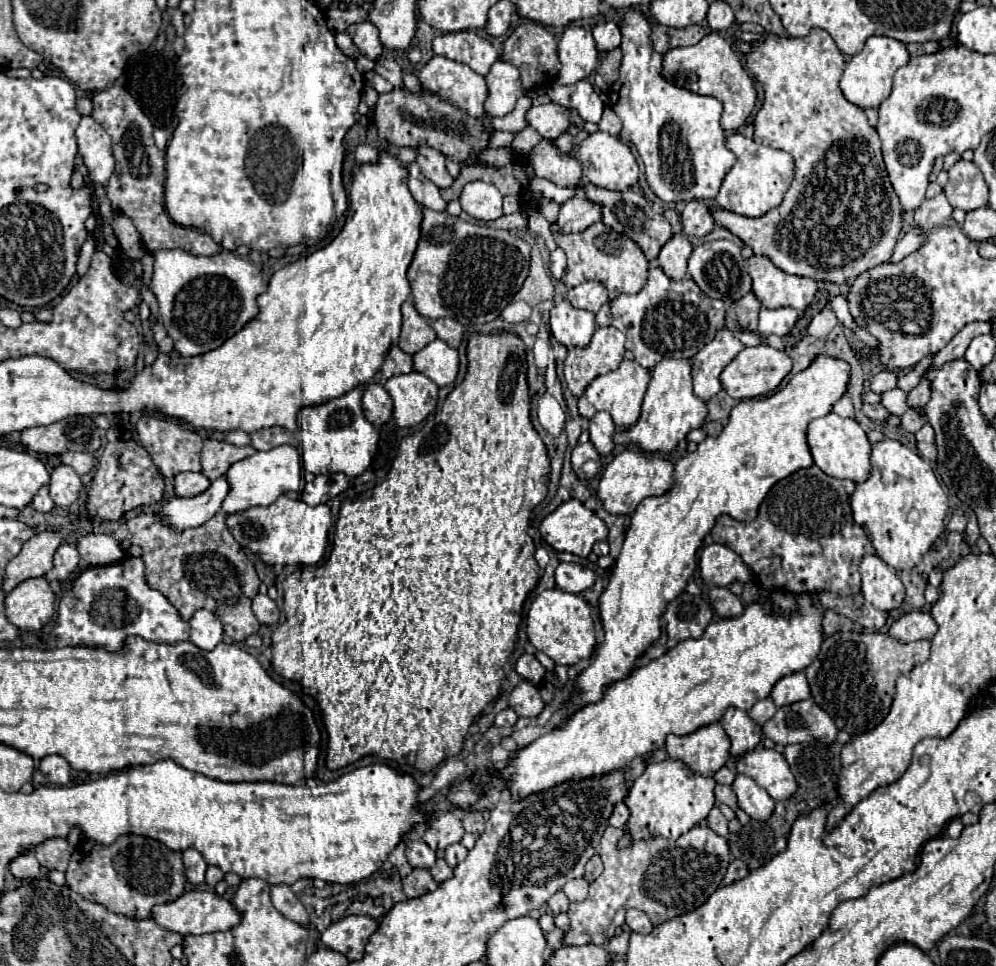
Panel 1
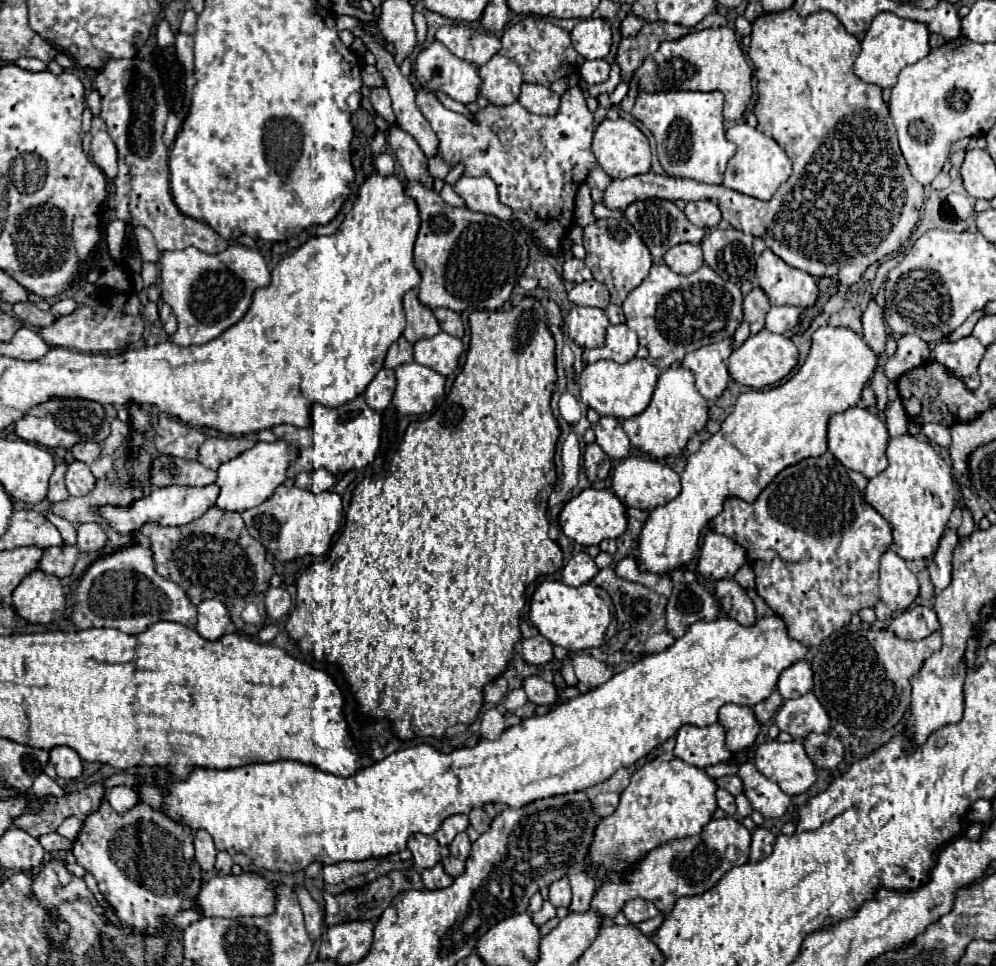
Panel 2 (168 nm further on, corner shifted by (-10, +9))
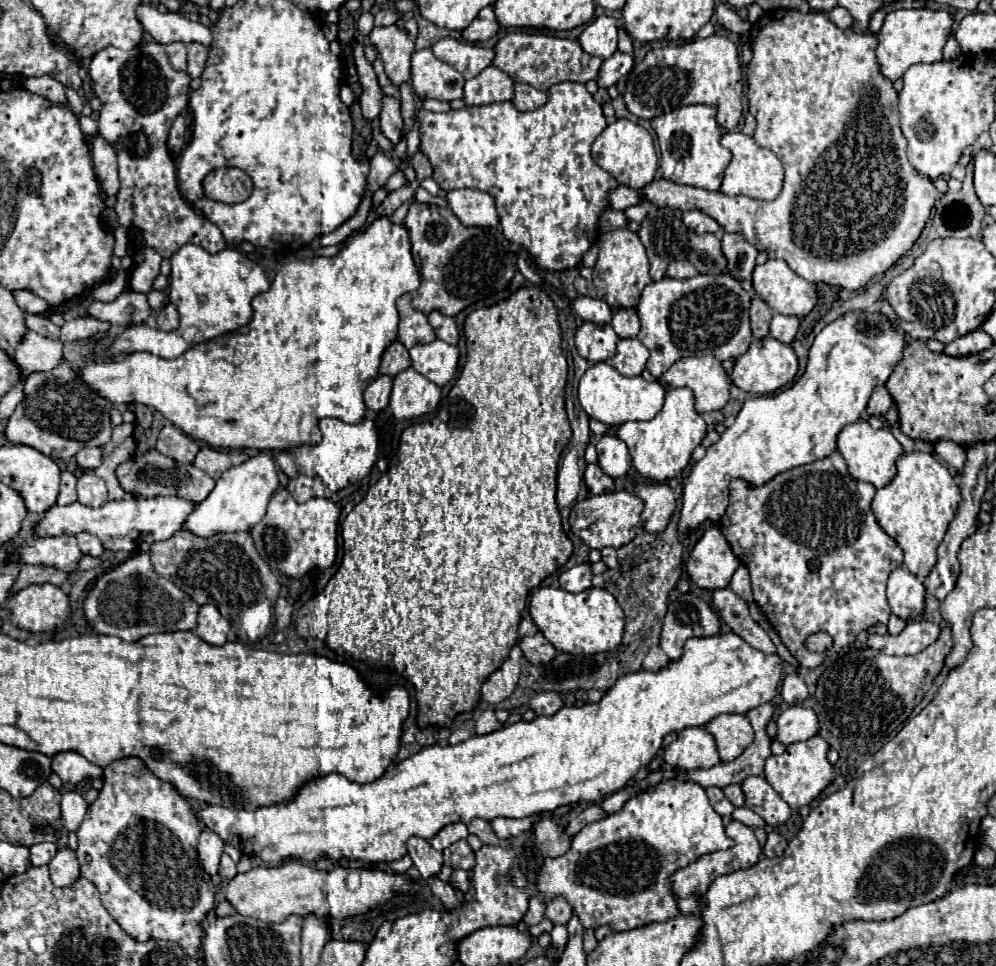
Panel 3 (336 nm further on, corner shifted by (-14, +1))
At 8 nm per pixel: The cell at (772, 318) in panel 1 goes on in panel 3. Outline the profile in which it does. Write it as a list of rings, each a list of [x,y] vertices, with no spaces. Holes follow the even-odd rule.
[[[774,314],[772,324],[770,324],[770,336],[780,340],[780,342],[784,342],[784,344],[790,344],[795,339],[798,326],[800,326],[800,320],[796,316]]]

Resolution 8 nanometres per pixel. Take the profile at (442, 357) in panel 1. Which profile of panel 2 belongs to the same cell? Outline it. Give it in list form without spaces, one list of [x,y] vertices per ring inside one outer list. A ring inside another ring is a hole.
[[[440,332],[432,338],[424,338],[414,344],[414,362],[428,366],[434,372],[440,372],[442,376],[448,376],[458,366],[462,350],[464,346],[460,338]]]

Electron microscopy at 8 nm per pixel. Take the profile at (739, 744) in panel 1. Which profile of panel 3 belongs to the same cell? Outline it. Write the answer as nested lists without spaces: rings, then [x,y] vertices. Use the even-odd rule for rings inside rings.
[[[720,714],[704,728],[716,738],[722,762],[736,760],[754,740],[752,724],[742,714]]]

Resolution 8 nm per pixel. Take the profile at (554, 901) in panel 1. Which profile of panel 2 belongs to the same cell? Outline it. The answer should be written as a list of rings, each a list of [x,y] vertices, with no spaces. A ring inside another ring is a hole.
[[[562,876],[560,880],[550,884],[550,892],[548,892],[548,900],[560,908],[560,906],[568,906],[572,900],[572,892],[570,892],[570,882],[566,876]]]

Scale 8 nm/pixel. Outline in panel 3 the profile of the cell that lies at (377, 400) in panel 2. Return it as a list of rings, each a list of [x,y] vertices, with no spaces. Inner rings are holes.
[[[378,376],[364,390],[366,408],[374,410],[374,412],[382,412],[390,402],[390,394],[392,394],[392,376]]]

